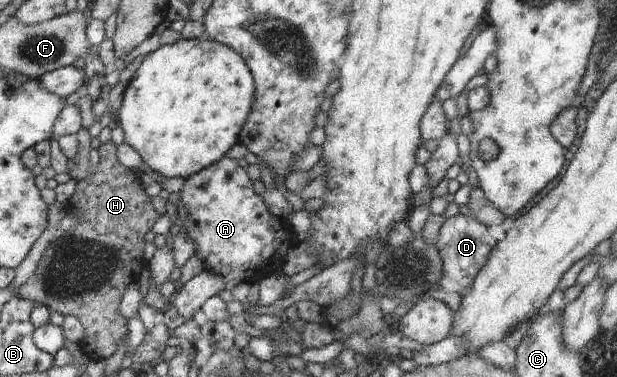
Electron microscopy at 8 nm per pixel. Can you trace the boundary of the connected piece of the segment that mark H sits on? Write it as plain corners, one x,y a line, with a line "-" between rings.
112,141
101,144
99,165
95,173
77,182
75,193
66,201
65,213
79,215
73,228
64,231
45,251
38,264
38,271
31,282
21,286
16,293
22,299
45,306
63,316
76,317
85,329
82,350
88,359
107,359
116,351
121,340
129,333
128,320
119,313
119,303
127,285
139,282
149,259
144,256
145,235
160,218
147,196
144,180
137,178
132,170
124,167
117,158
117,145

